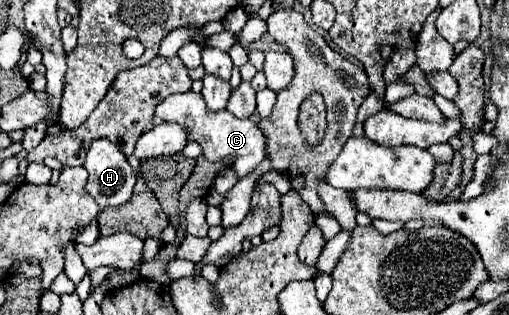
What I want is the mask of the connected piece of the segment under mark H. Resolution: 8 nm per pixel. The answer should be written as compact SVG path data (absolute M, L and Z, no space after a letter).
M108 139L92 141L84 167L88 171L86 191L94 201L106 207L124 205L134 191L134 171L126 161L126 155Z

